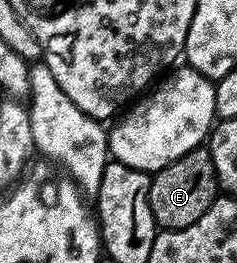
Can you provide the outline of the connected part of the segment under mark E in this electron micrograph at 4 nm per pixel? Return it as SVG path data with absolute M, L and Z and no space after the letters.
M205 146L192 148L187 154L183 154L183 158L171 162L165 168L160 168L152 173L149 181L151 214L153 221L161 230L191 226L191 222L207 214L207 210L213 205L218 195L215 162L211 162L211 154Z

